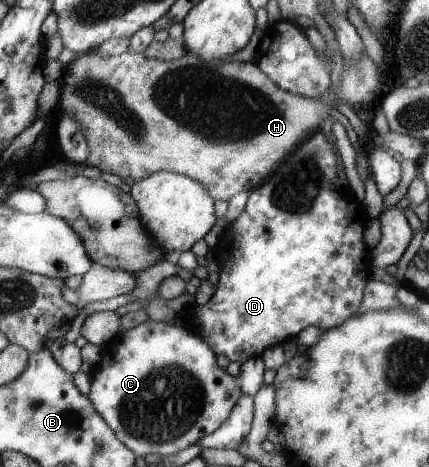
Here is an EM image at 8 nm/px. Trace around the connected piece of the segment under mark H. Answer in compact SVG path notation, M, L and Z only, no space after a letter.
M99 48L94 50L80 53L77 58L72 60L72 63L67 66L65 75L59 80L60 83L60 96L56 108L53 110L52 115L57 119L62 120L66 116L70 116L74 122L78 122L82 136L86 138L88 144L88 159L86 165L90 167L97 167L101 169L102 173L118 175L125 180L132 178L135 182L152 176L154 172L174 172L174 174L182 174L188 176L196 182L204 185L208 189L208 194L214 197L214 200L229 201L233 196L242 191L250 192L260 186L260 182L270 174L270 170L298 144L304 142L309 136L312 136L318 130L318 124L322 118L331 118L331 111L338 110L339 105L346 105L351 108L357 107L360 104L368 104L376 98L376 94L380 94L382 90L382 80L376 72L376 64L372 62L372 58L368 54L362 54L360 60L350 60L348 66L343 66L340 80L338 83L332 83L328 88L328 93L324 92L324 96L300 97L290 92L284 91L279 88L266 73L256 63L242 63L231 60L212 60L206 62L201 60L192 53L187 53L184 57L172 61L162 61L156 58L148 58L142 52L134 52L133 50L126 50L123 54L117 56L100 56L98 54Z

